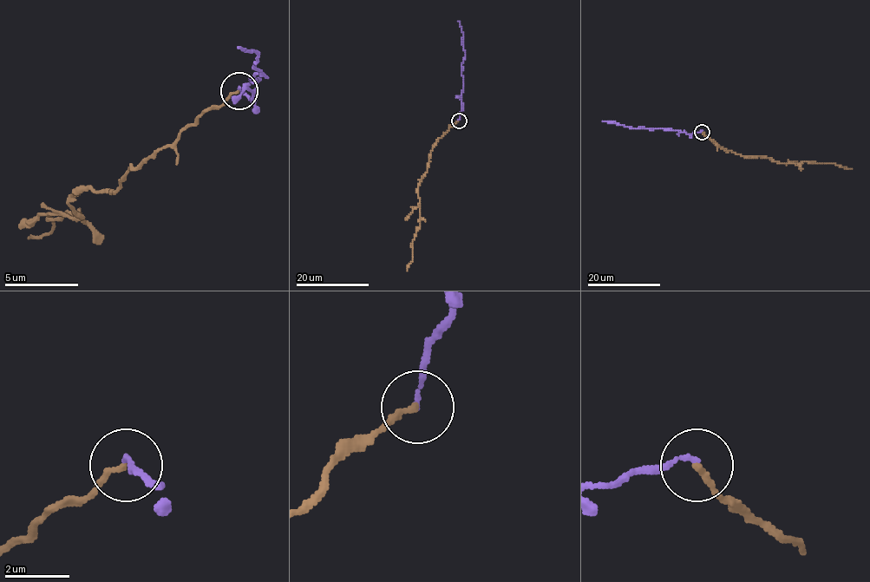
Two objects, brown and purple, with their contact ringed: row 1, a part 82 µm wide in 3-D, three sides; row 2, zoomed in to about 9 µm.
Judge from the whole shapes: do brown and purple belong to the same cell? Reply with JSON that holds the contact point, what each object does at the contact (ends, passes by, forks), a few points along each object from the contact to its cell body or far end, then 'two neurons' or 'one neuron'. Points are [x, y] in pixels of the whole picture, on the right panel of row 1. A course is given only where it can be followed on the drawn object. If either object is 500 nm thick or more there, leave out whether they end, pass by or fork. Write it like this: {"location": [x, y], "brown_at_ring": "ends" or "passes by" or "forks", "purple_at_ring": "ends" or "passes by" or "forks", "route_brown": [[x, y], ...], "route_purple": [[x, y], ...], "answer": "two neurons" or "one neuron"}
{"location": [702, 132], "brown_at_ring": "ends", "purple_at_ring": "ends", "route_brown": [[702, 132], [720, 147], [738, 154], [770, 157], [781, 162], [809, 161], [851, 168]], "route_purple": [[702, 132], [692, 134], [671, 129], [633, 129], [602, 120]], "answer": "two neurons"}

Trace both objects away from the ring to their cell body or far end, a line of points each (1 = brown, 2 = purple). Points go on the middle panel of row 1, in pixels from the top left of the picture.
1: (458, 120), (432, 148), (428, 172), (416, 191), (420, 199), (419, 228), (412, 244), (413, 259), (406, 270)
2: (458, 120), (461, 111), (461, 63), (465, 58), (463, 31), (458, 21)

